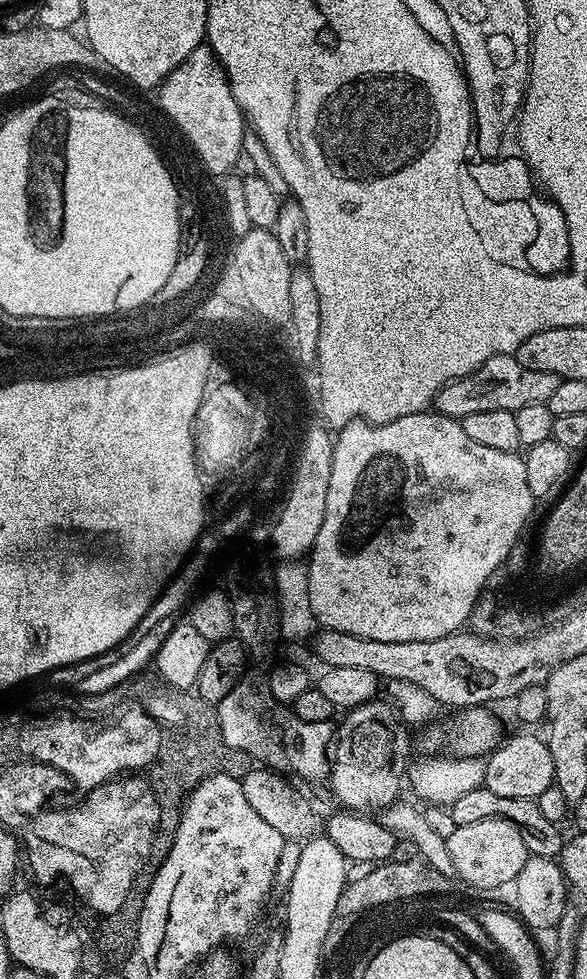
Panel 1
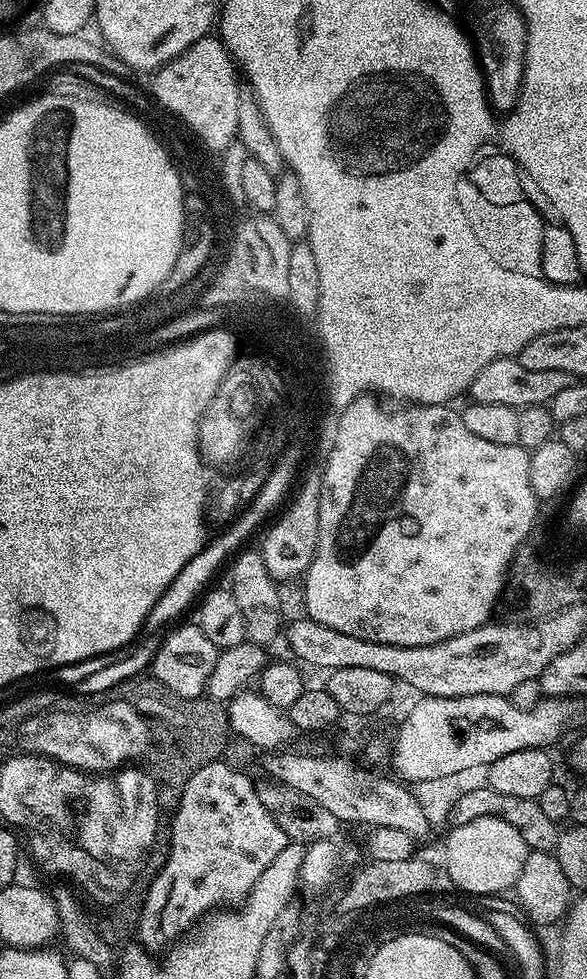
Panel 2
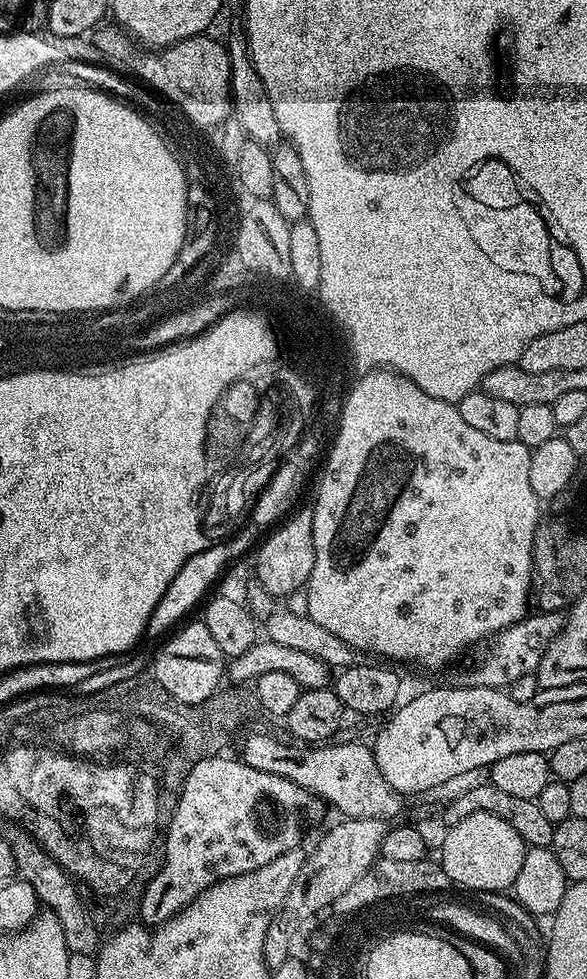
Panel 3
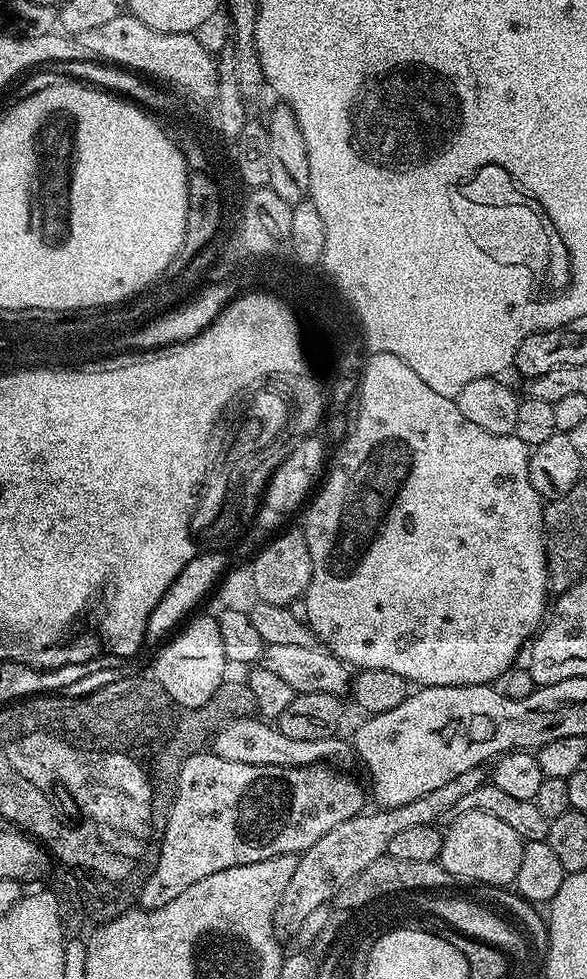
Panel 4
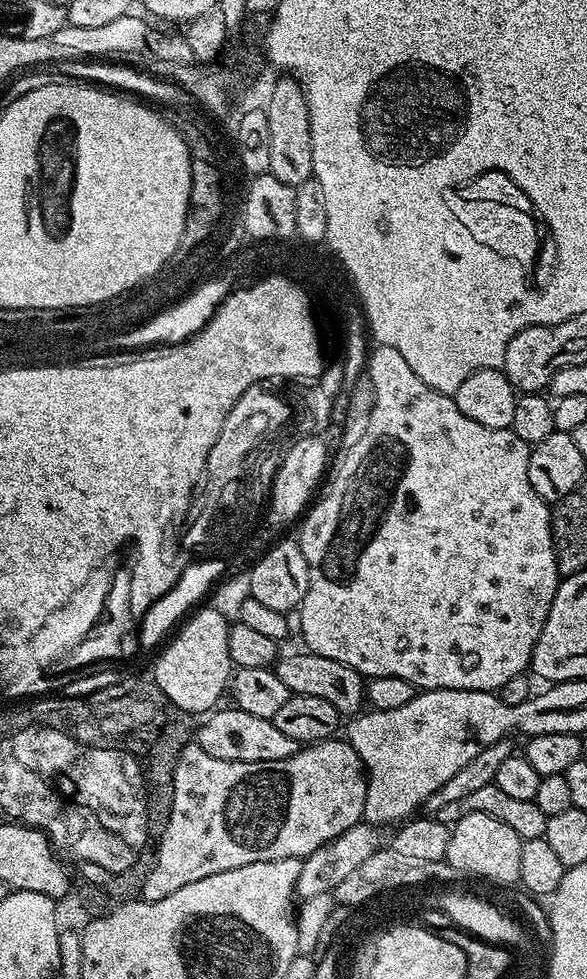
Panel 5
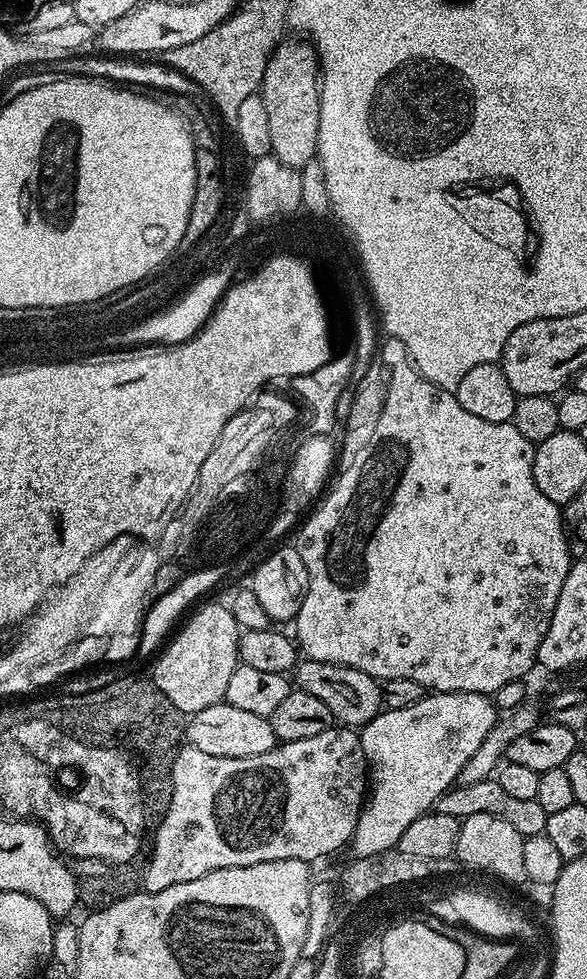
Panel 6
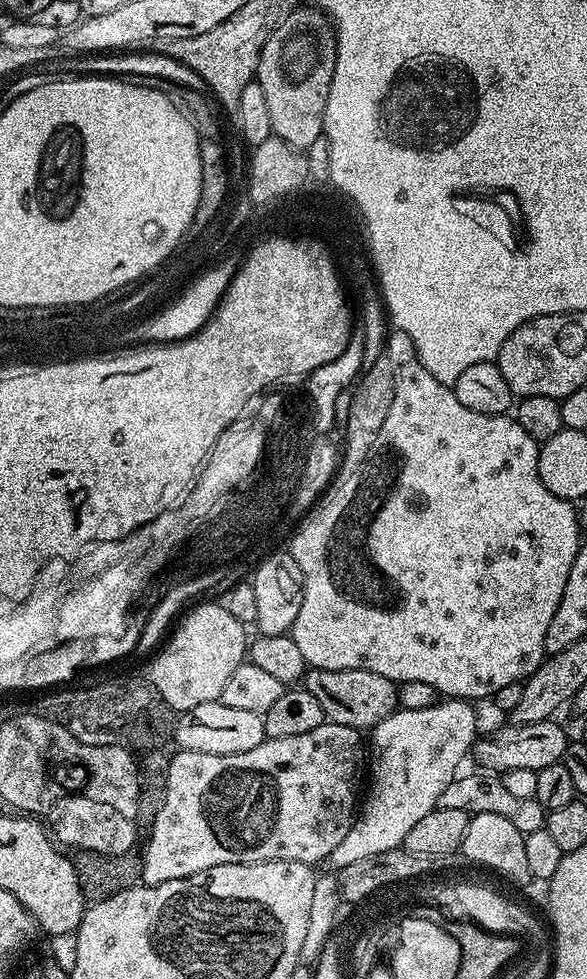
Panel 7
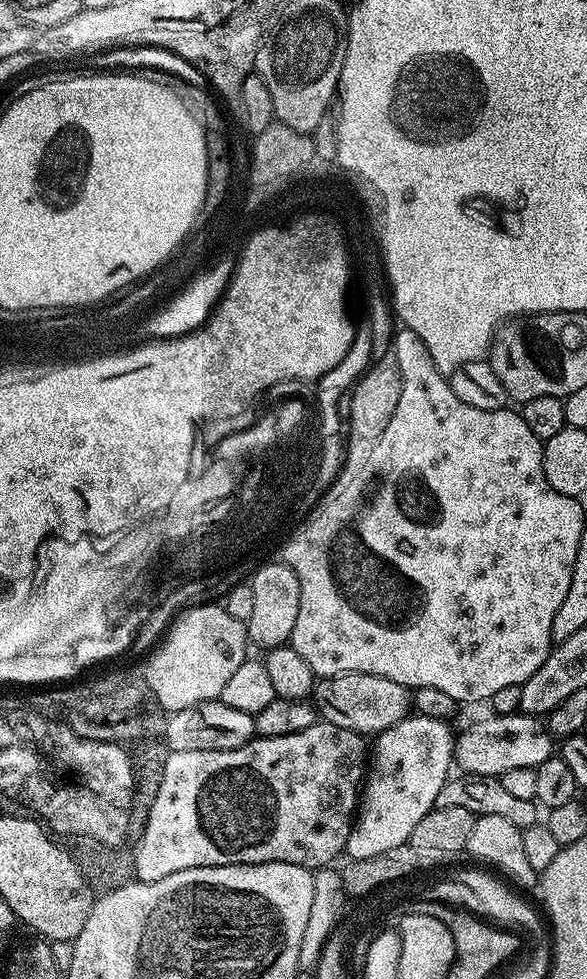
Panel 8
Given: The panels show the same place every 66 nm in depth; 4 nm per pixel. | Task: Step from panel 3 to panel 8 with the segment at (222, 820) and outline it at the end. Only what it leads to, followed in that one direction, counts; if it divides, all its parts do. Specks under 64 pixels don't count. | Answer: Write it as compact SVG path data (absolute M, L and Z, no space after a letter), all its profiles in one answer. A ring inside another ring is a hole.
M317 722L310 730L298 730L298 734L281 736L256 736L247 744L234 750L182 750L169 752L159 769L164 779L160 800L153 808L147 839L140 848L139 872L142 882L158 882L166 874L178 874L178 870L190 870L202 866L226 866L227 864L261 864L262 862L290 862L304 868L317 869L331 865L336 855L341 855L346 846L354 817L358 812L358 797L362 792L362 781L366 776L366 740L359 732L342 730L327 722Z

